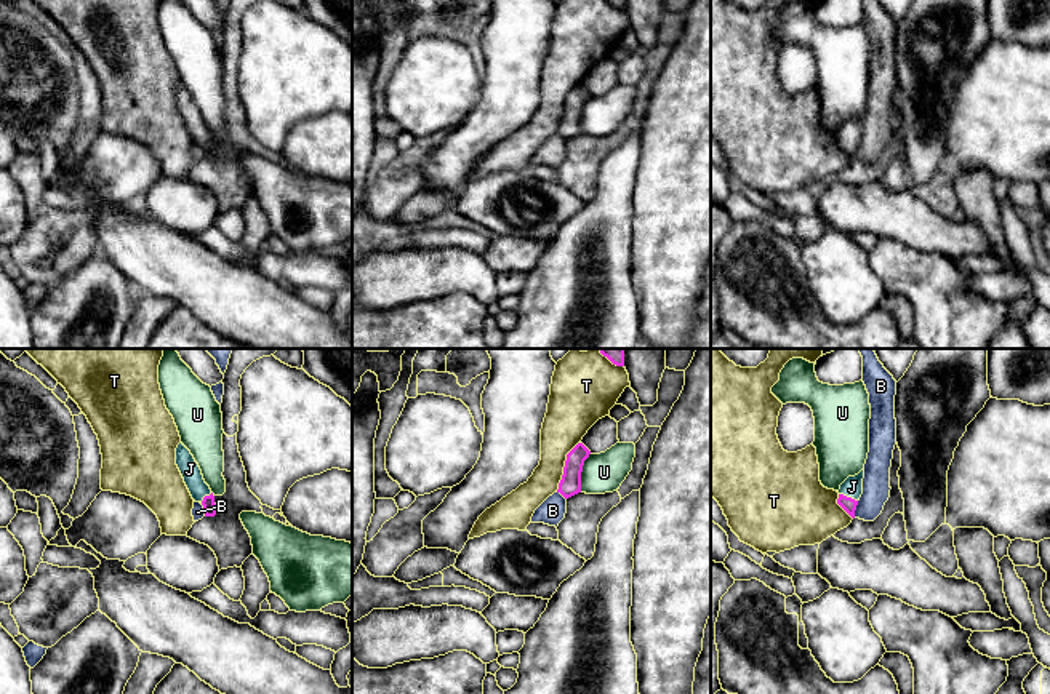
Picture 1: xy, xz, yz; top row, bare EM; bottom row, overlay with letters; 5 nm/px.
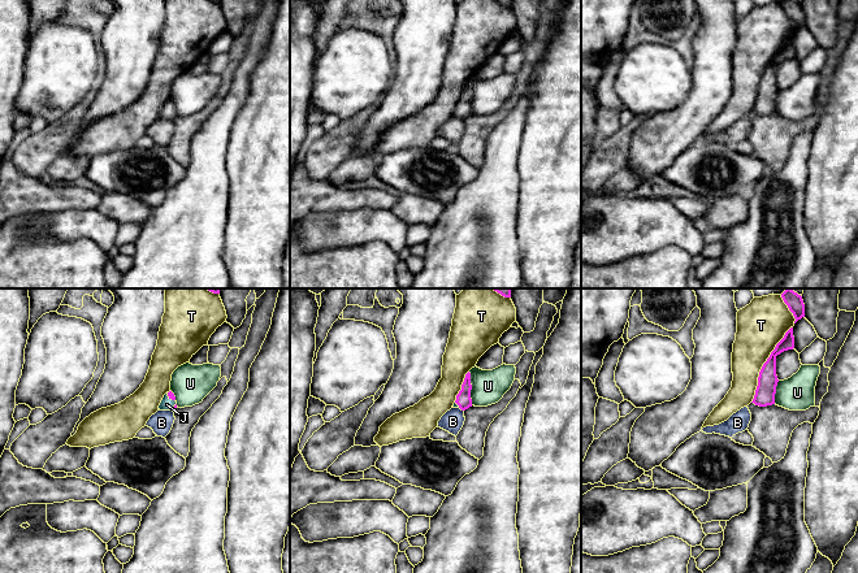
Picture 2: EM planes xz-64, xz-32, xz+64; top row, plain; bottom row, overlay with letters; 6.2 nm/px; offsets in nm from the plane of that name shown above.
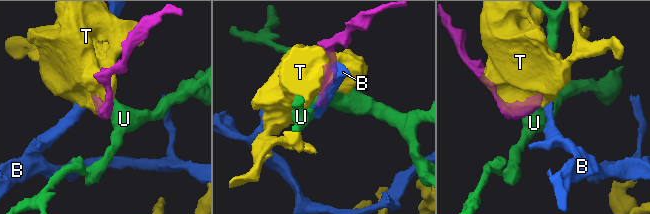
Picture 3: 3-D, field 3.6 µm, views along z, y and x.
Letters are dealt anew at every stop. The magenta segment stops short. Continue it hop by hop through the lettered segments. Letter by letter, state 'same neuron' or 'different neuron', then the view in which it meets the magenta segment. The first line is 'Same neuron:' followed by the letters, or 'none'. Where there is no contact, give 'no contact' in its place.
Same neuron: J
B: different neuron | yz
J: same neuron | yz
T: different neuron | xz
U: different neuron | xz

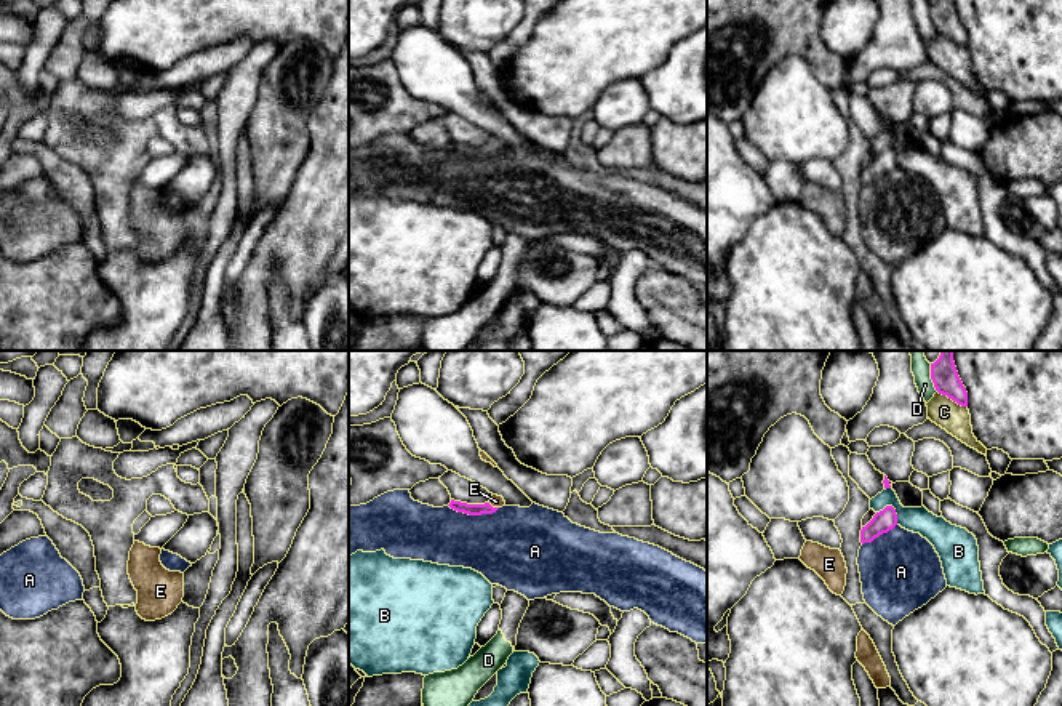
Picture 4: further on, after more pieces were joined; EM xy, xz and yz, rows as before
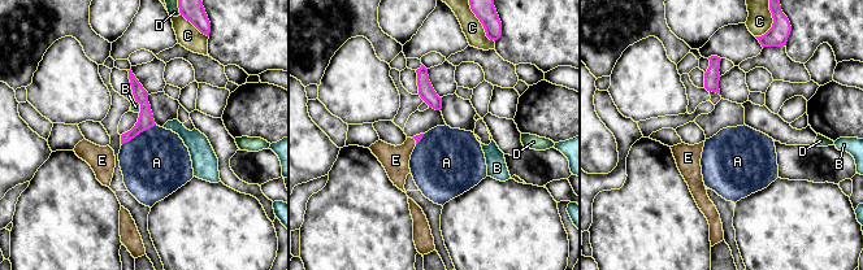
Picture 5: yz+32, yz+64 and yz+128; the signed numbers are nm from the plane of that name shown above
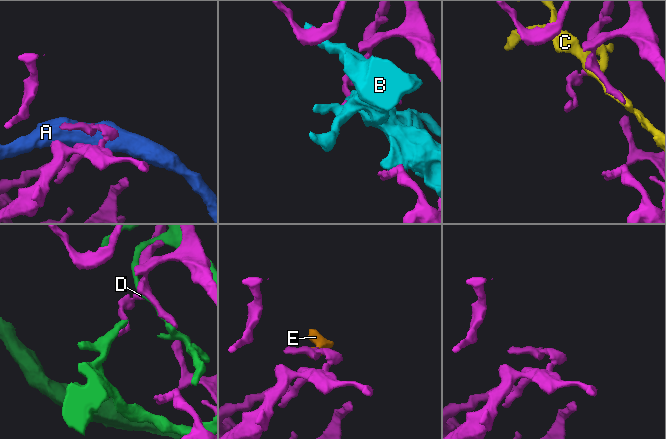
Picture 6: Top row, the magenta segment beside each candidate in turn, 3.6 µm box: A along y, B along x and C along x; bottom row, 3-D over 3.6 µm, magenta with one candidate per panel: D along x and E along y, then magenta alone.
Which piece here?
Same neuron: E
A: different neuron | xz
B: different neuron | yz
C: different neuron | yz
D: different neuron | yz
E: same neuron | xz

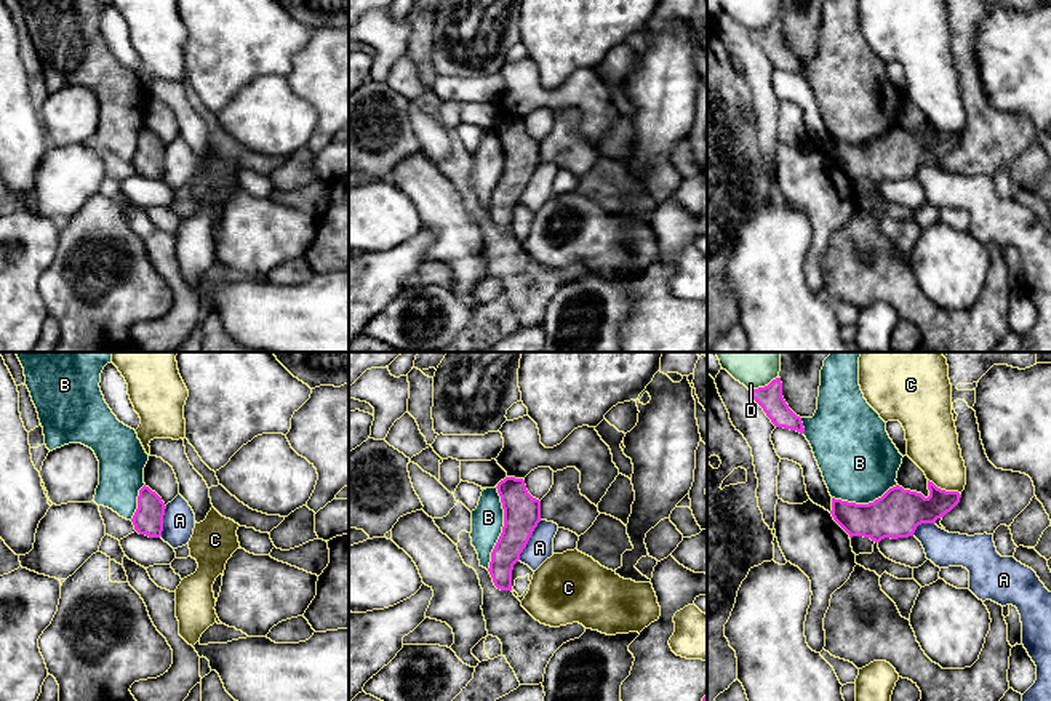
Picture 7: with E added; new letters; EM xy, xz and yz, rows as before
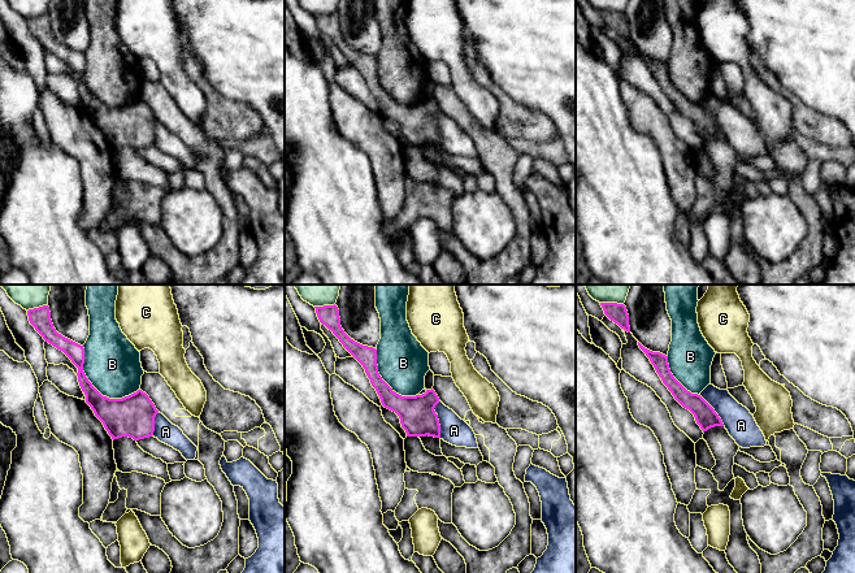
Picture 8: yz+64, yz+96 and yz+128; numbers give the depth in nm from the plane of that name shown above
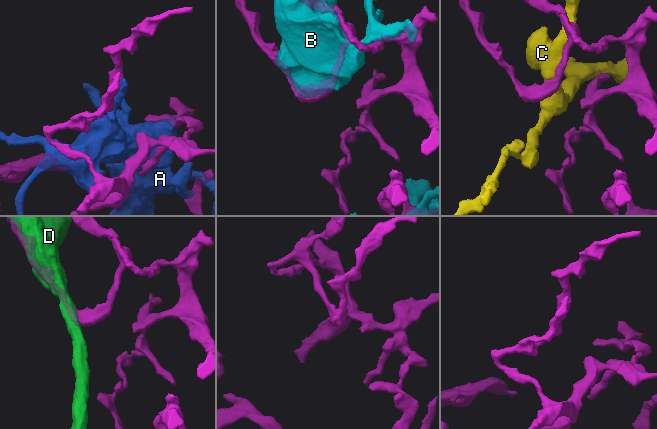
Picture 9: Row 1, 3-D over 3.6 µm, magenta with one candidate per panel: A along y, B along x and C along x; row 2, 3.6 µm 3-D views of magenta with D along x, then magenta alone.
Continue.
Same neuron: none
A: different neuron | xz
B: different neuron | xz
C: different neuron | yz
D: different neuron | yz

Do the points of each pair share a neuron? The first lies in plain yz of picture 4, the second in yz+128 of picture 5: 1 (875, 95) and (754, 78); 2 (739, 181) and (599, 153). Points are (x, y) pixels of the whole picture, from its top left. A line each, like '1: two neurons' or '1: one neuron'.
1: two neurons
2: one neuron

